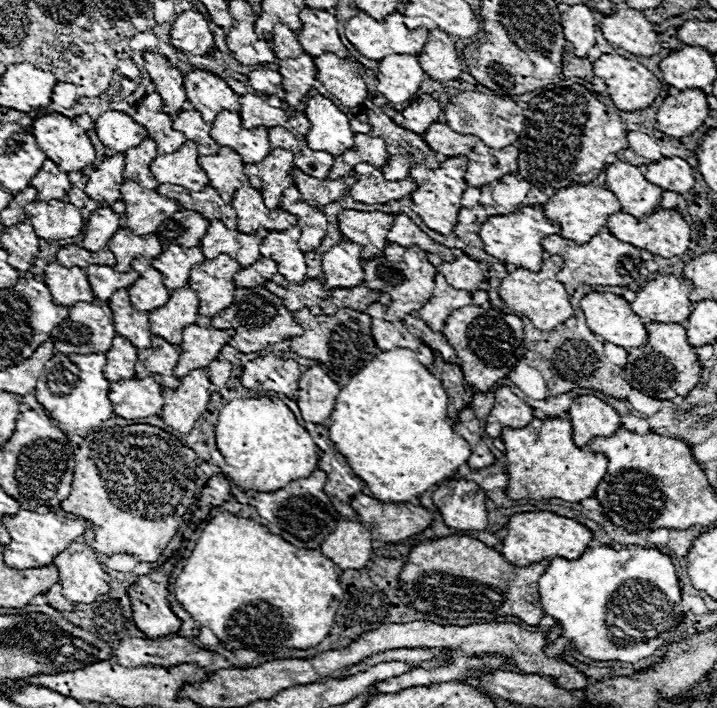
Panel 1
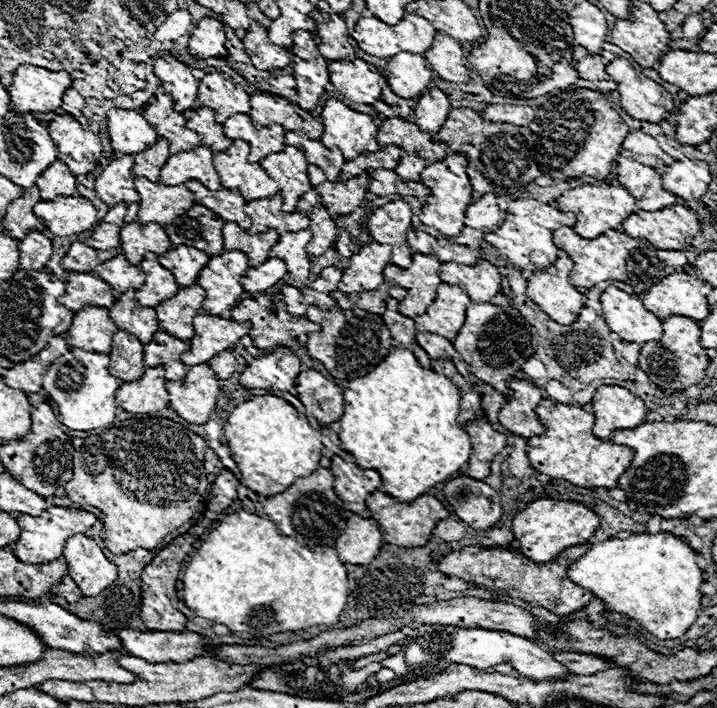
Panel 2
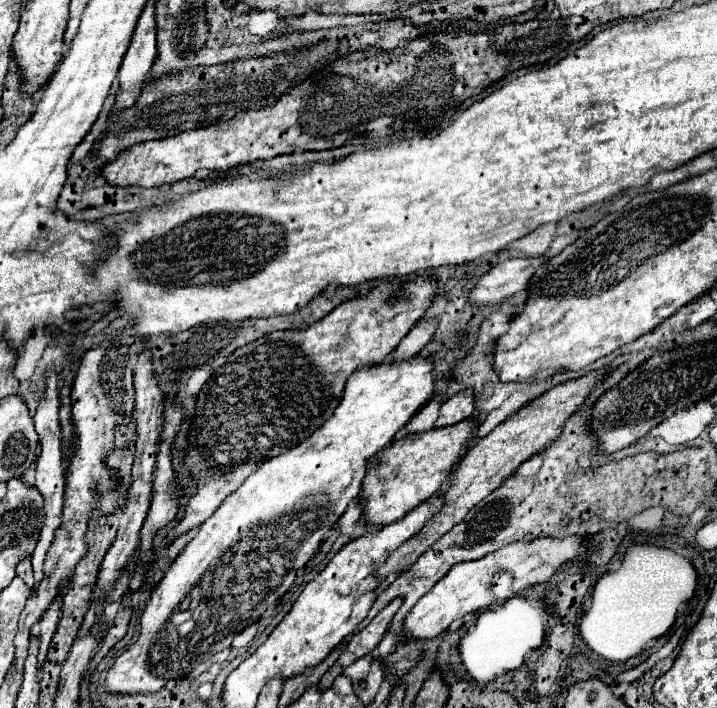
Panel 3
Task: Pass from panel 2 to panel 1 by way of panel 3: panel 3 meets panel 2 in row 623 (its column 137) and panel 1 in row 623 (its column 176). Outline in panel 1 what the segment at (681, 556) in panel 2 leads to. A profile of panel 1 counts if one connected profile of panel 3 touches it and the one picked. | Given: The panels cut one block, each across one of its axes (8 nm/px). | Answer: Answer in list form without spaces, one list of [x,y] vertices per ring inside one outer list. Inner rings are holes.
[[[590,546],[576,560],[552,558],[548,570],[538,580],[538,596],[544,614],[558,622],[562,630],[560,636],[568,638],[570,648],[594,662],[620,660],[634,664],[646,656],[652,656],[670,638],[682,618],[678,612],[682,594],[674,572],[674,562],[656,548],[626,546],[622,550],[614,550],[610,546]]]

